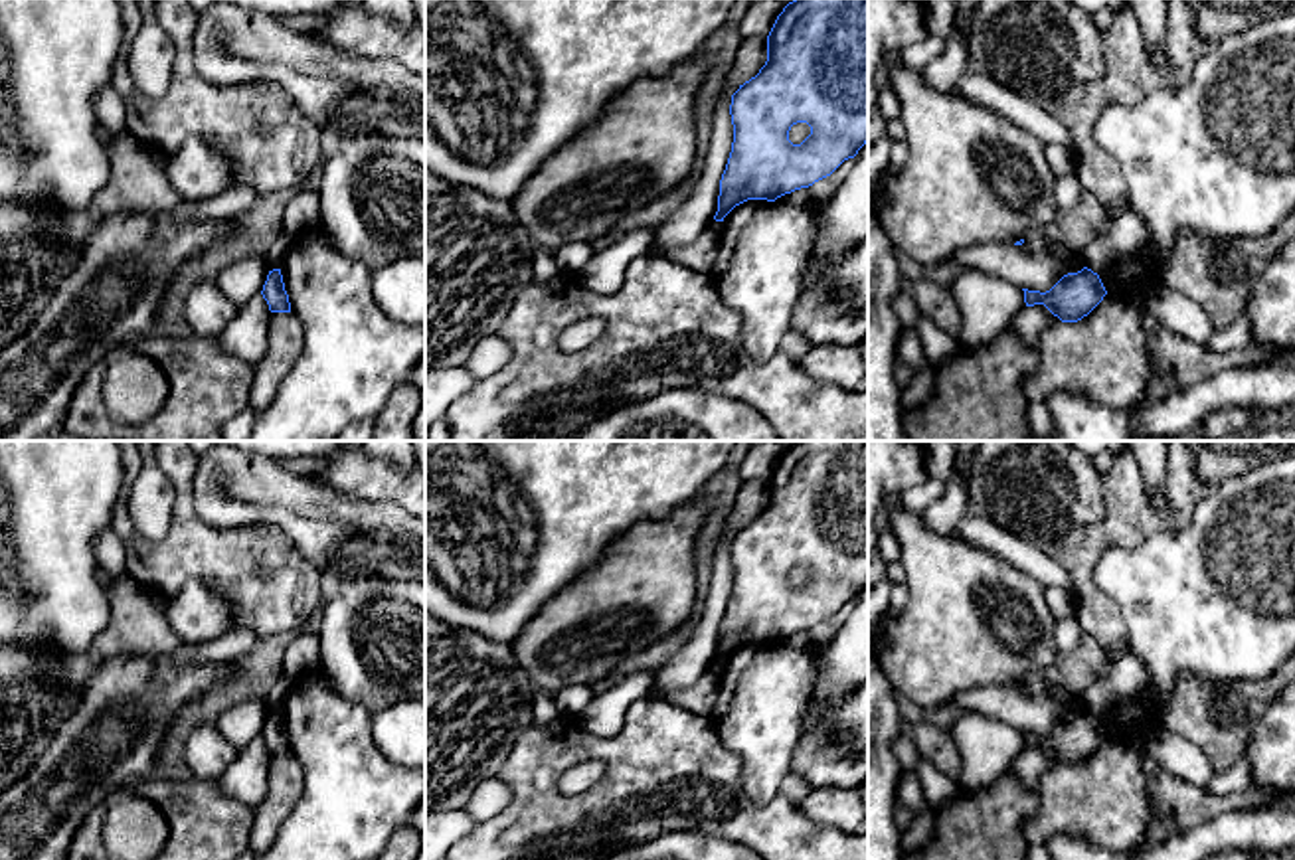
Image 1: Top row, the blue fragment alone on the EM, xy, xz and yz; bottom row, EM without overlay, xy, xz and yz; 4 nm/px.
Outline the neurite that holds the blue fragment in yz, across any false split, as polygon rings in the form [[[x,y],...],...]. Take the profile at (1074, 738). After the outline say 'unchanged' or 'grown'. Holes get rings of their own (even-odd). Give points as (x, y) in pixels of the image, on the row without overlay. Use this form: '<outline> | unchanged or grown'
[[[1083,710],[1064,718],[1050,733],[1024,733],[1026,749],[1044,747],[1062,765],[1078,765],[1087,759],[1107,737],[1101,722]]] | unchanged

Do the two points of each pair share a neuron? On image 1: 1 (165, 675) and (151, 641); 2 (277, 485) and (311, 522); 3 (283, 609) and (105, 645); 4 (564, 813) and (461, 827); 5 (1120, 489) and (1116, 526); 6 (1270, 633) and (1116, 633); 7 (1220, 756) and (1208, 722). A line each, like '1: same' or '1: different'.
1: different
2: same
3: different
4: different
5: same
6: different
7: same

